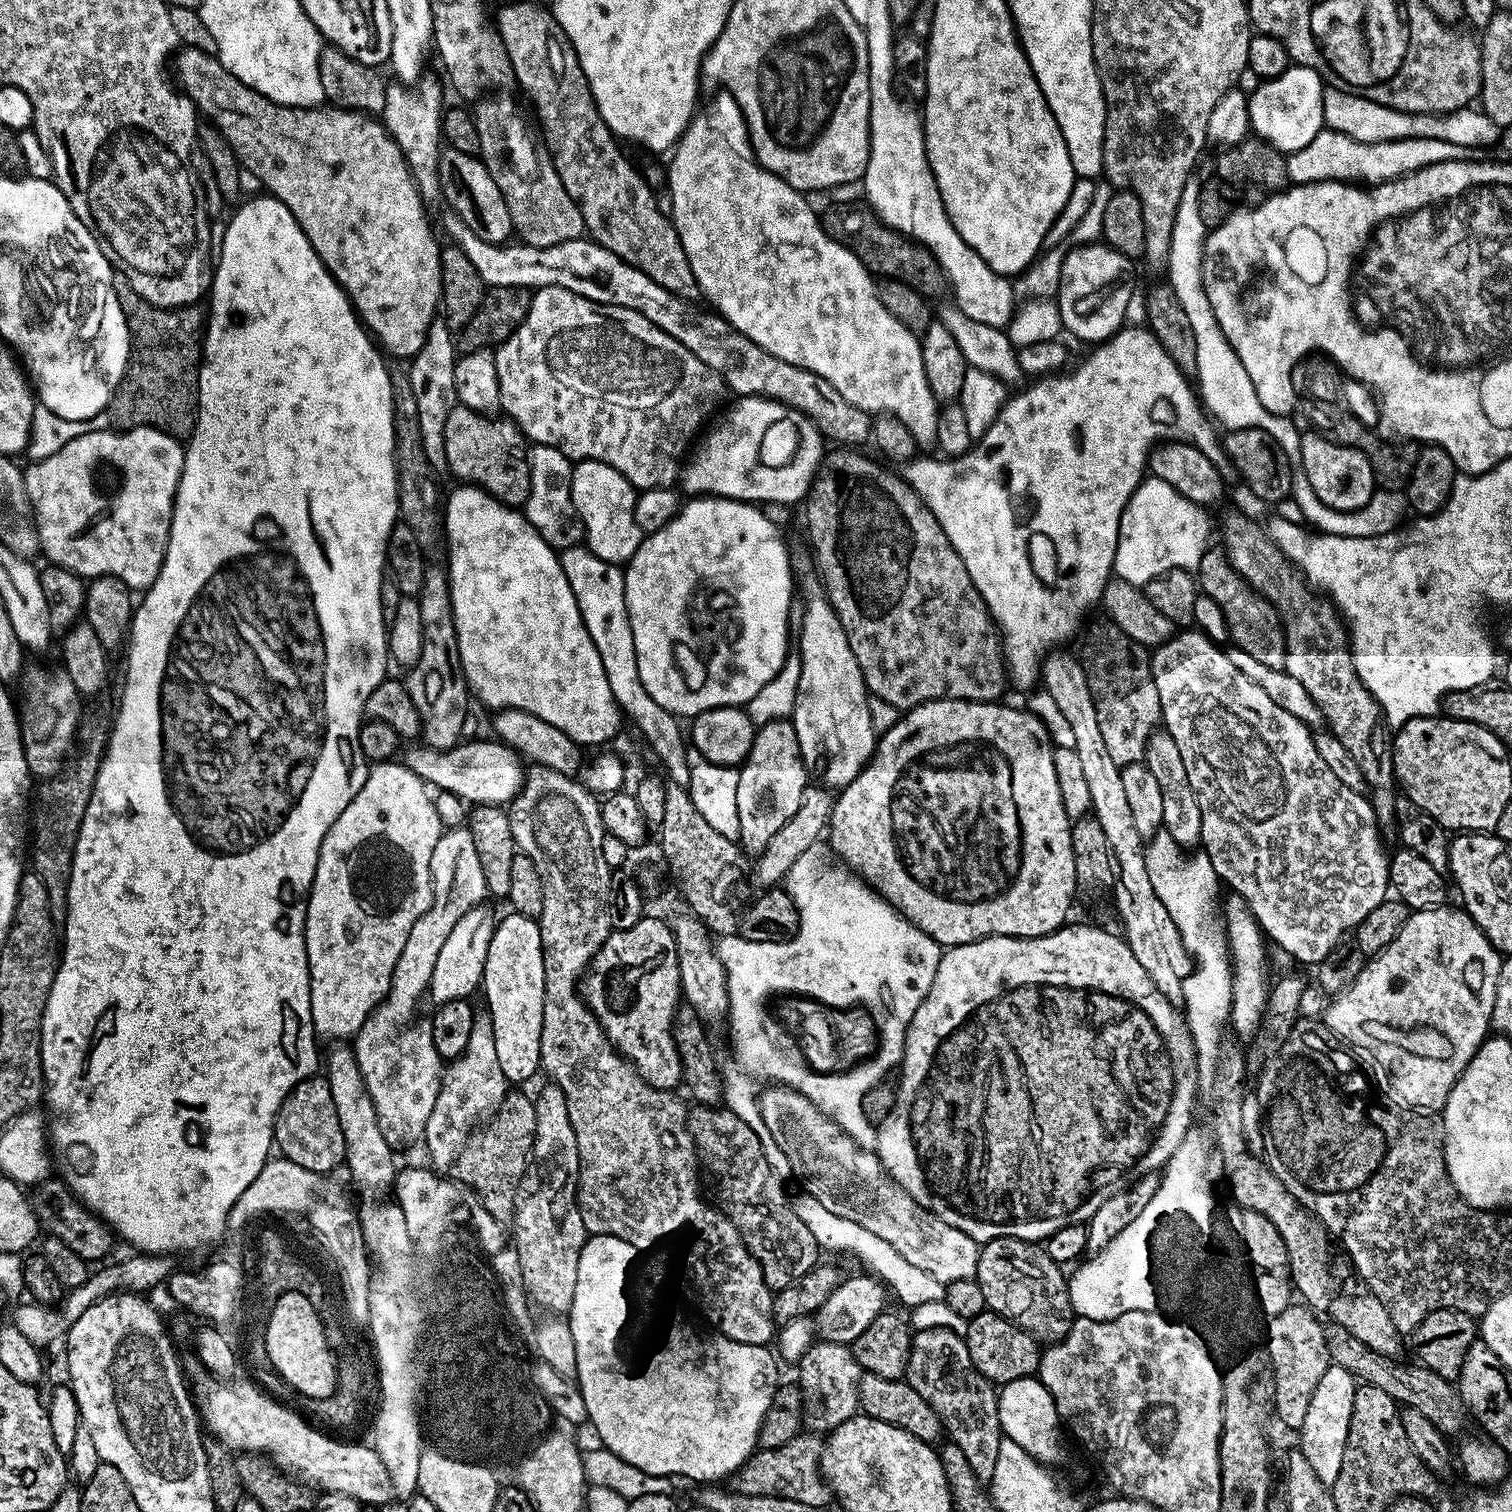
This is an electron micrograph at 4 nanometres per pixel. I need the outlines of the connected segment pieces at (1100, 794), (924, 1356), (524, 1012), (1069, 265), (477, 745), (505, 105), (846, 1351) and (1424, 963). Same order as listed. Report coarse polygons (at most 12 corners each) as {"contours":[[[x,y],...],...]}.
{"contours":[[[1054,650],[1040,680],[1073,731],[1116,871],[1112,899],[1135,958],[1184,998],[1147,875],[1144,837],[1103,741],[1084,667]],[[922,1329],[906,1379],[974,1474],[994,1478],[998,1392],[963,1336]],[[539,921],[494,926],[482,993],[509,1083],[541,1060]],[[1071,249],[1055,294],[1063,331],[1103,342],[1125,327],[1133,257]],[[501,741],[444,752],[410,746],[402,763],[467,803],[504,806],[526,774]],[[515,98],[474,115],[479,157],[515,235],[535,248],[586,229]],[[817,1339],[798,1361],[804,1428],[857,1415],[862,1369],[847,1344]],[[1413,911],[1322,1016],[1405,1108],[1489,1035],[1501,953]]]}

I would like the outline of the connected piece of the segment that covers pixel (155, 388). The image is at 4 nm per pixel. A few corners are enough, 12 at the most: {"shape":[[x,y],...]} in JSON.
{"shape":[[117,274],[136,332],[117,429],[196,429],[199,307],[155,308]]}

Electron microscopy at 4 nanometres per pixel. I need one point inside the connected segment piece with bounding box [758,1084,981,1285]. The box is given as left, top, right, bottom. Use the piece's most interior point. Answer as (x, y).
(851, 1181)

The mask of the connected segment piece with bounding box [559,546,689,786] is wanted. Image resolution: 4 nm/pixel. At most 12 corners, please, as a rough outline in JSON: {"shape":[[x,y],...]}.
{"shape":[[559,557],[617,706],[687,785],[681,721],[646,694],[621,565]]}

